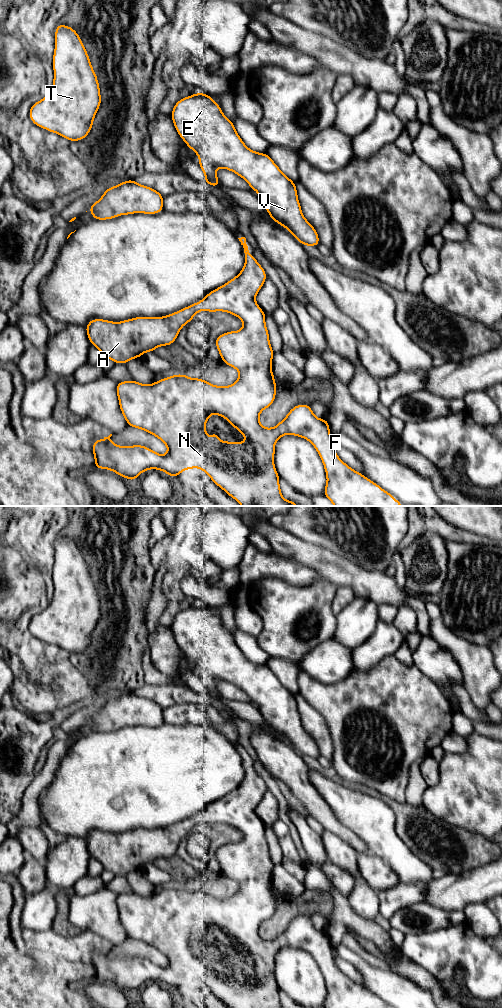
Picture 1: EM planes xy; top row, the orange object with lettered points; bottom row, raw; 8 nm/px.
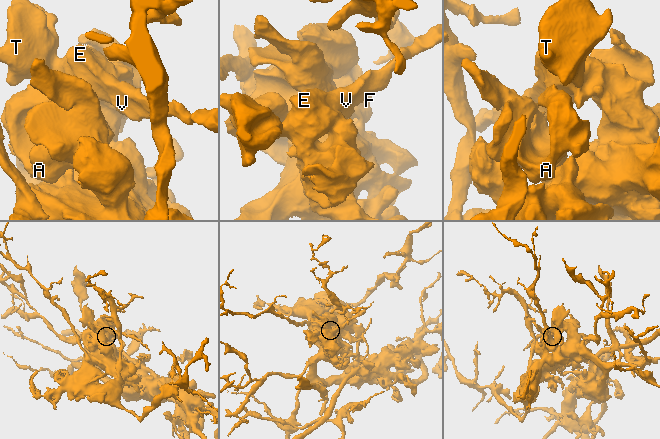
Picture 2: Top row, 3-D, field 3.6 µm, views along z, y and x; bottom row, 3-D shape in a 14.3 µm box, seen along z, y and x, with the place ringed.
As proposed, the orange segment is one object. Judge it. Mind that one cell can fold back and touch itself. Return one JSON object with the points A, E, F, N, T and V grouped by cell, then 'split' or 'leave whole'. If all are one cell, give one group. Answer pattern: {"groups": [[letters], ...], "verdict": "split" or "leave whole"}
{"groups": [["A", "E", "F", "N", "T", "V"]], "verdict": "leave whole"}

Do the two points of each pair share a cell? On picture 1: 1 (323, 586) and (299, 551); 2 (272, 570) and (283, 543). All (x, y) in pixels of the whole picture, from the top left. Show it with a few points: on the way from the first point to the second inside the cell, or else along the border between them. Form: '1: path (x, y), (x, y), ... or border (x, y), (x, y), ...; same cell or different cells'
1: border (323, 578), (331, 581), (337, 587); different cells
2: border (272, 552), (300, 563); different cells

